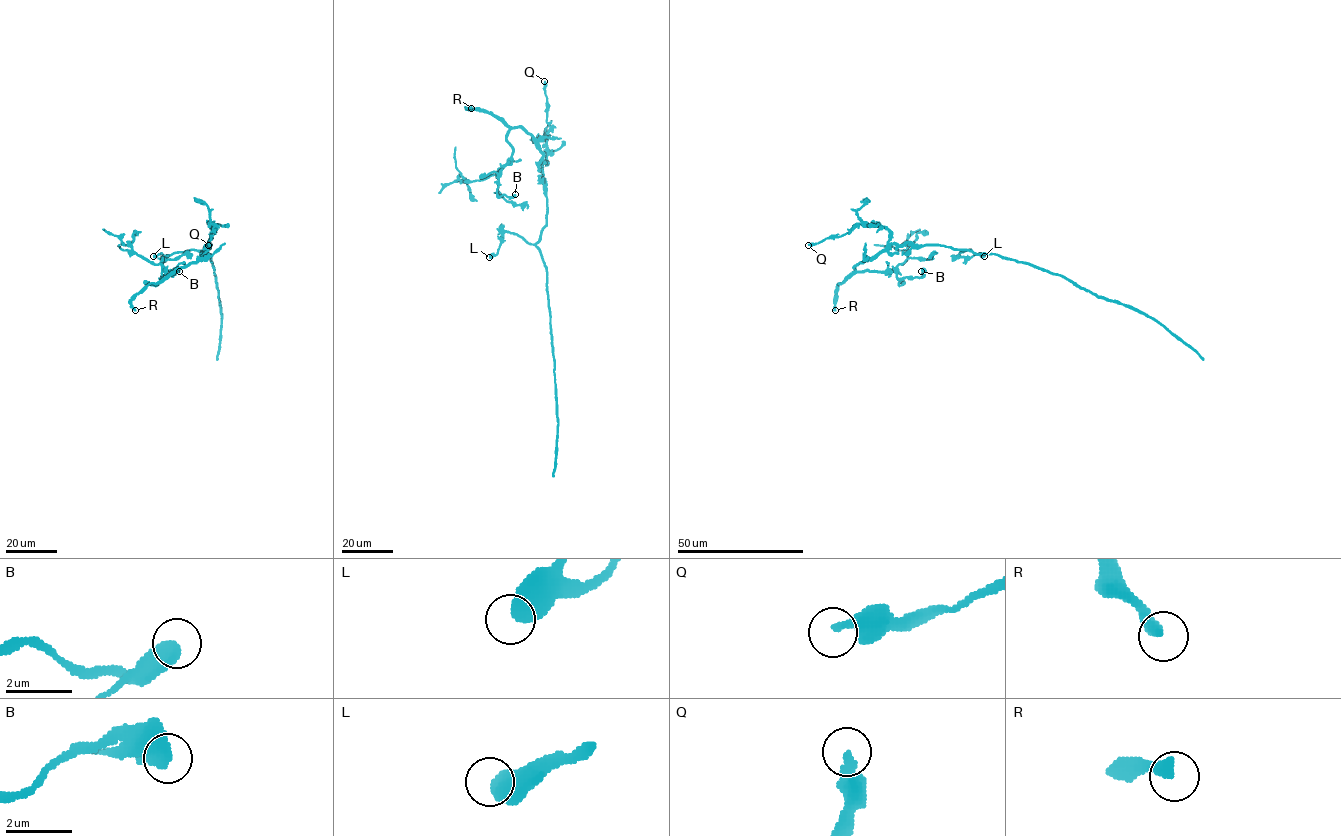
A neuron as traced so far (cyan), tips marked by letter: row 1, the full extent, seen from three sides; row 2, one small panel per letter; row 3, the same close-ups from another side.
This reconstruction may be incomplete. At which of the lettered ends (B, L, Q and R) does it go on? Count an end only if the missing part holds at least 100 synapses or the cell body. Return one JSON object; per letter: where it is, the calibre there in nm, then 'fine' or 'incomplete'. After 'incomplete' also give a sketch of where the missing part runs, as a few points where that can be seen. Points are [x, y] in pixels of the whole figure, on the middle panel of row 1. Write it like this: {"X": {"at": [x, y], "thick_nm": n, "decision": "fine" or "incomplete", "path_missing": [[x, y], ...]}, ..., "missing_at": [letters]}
{"B": {"at": [515, 194], "thick_nm": 550, "decision": "fine"}, "L": {"at": [489, 257], "thick_nm": 600, "decision": "fine"}, "Q": {"at": [544, 81], "thick_nm": 320, "decision": "fine"}, "R": {"at": [471, 108], "thick_nm": 400, "decision": "fine"}, "missing_at": []}

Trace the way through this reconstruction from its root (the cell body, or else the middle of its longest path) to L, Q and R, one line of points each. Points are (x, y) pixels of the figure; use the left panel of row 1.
L: (203, 250), (187, 250), (167, 257), (161, 253), (153, 256)
Q: (203, 250), (211, 245), (206, 244), (212, 224), (208, 245)
R: (203, 250), (211, 245), (207, 242), (207, 250), (196, 261), (177, 268), (140, 291), (131, 301), (135, 310)

